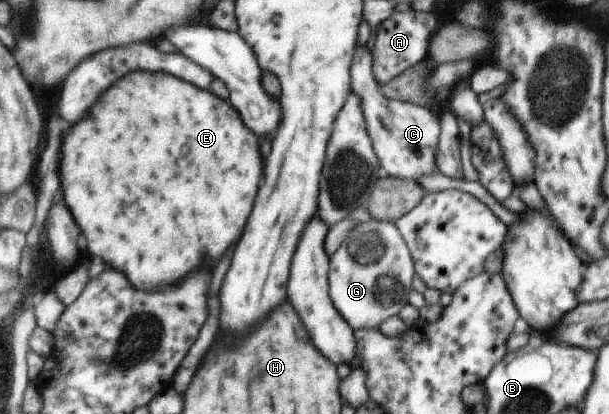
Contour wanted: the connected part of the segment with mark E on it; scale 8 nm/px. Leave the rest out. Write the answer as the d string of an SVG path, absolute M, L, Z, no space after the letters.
M132 72L124 76L114 88L108 88L104 96L100 96L98 104L88 112L80 124L72 126L64 134L64 146L62 146L62 164L60 164L60 178L64 188L64 198L82 228L82 232L88 236L90 252L94 256L104 258L114 268L124 268L130 282L140 290L154 290L162 284L174 284L180 282L186 274L196 270L202 262L214 262L224 254L224 246L230 238L234 238L240 232L240 226L244 226L246 216L252 210L252 202L260 184L262 176L262 160L258 154L258 140L256 136L240 122L234 108L230 108L224 100L220 100L216 94L208 90L200 90L198 86L180 80L166 72Z

